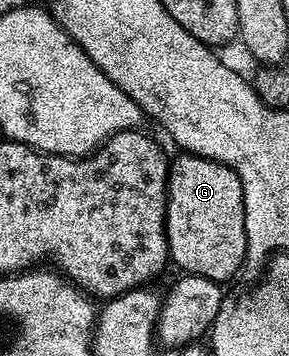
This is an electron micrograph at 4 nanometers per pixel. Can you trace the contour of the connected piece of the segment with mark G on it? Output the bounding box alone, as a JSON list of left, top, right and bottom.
[165,154,247,282]

